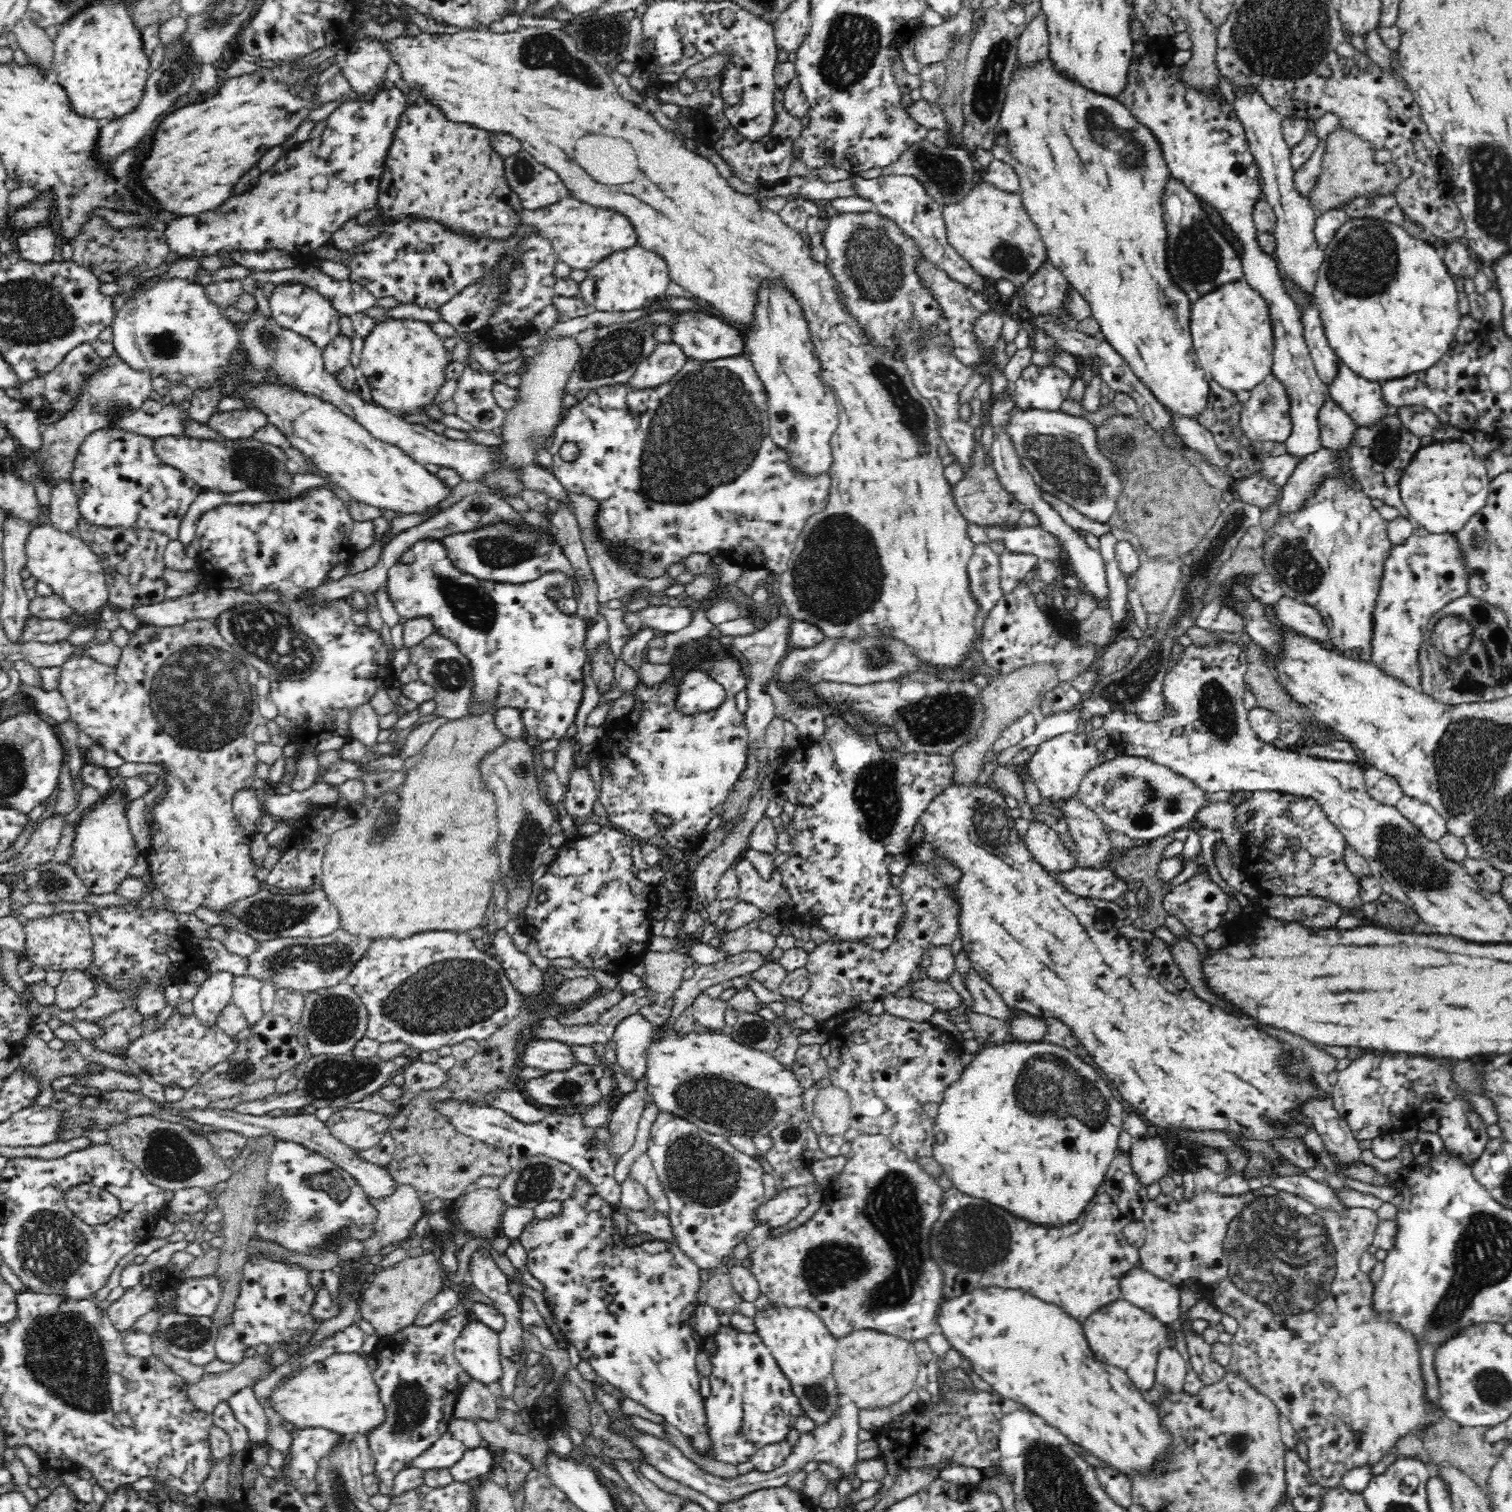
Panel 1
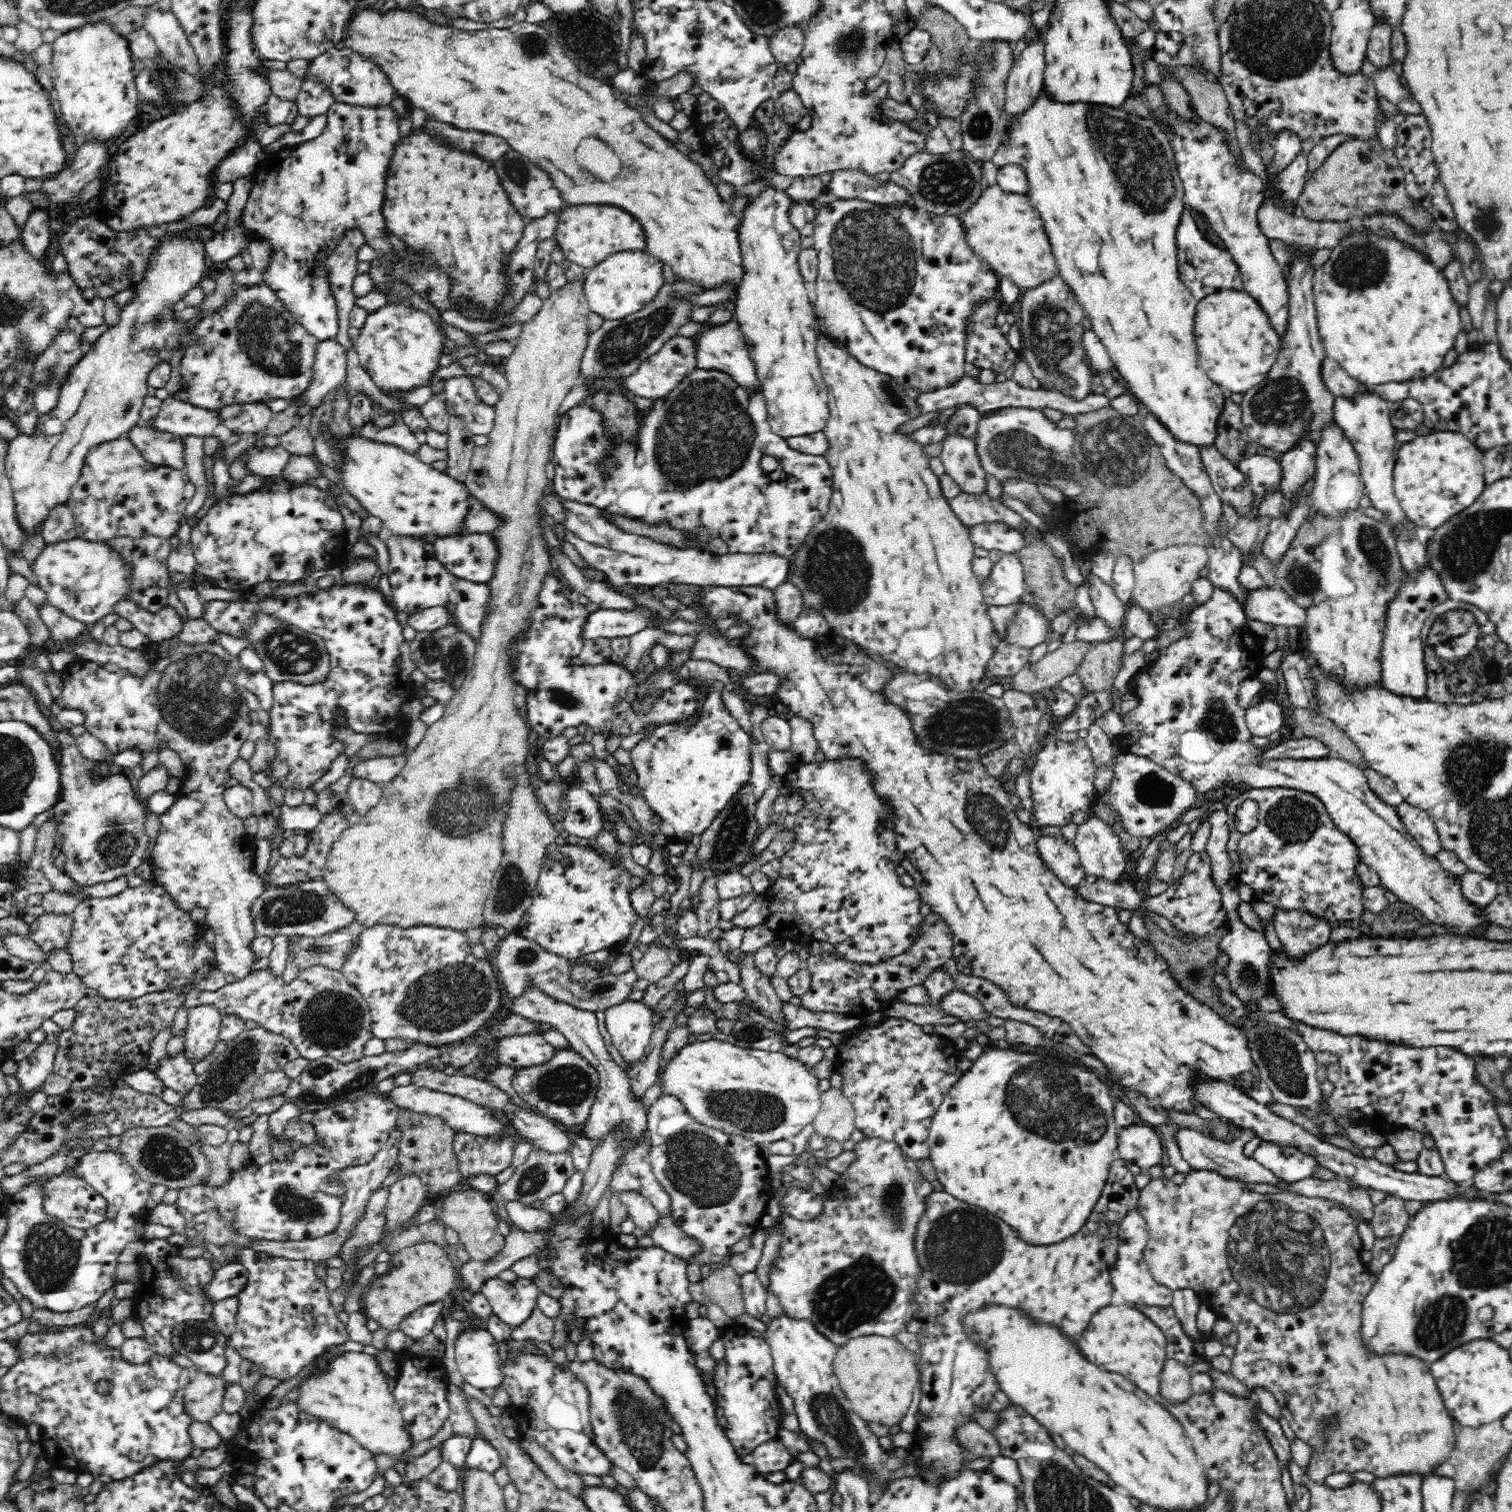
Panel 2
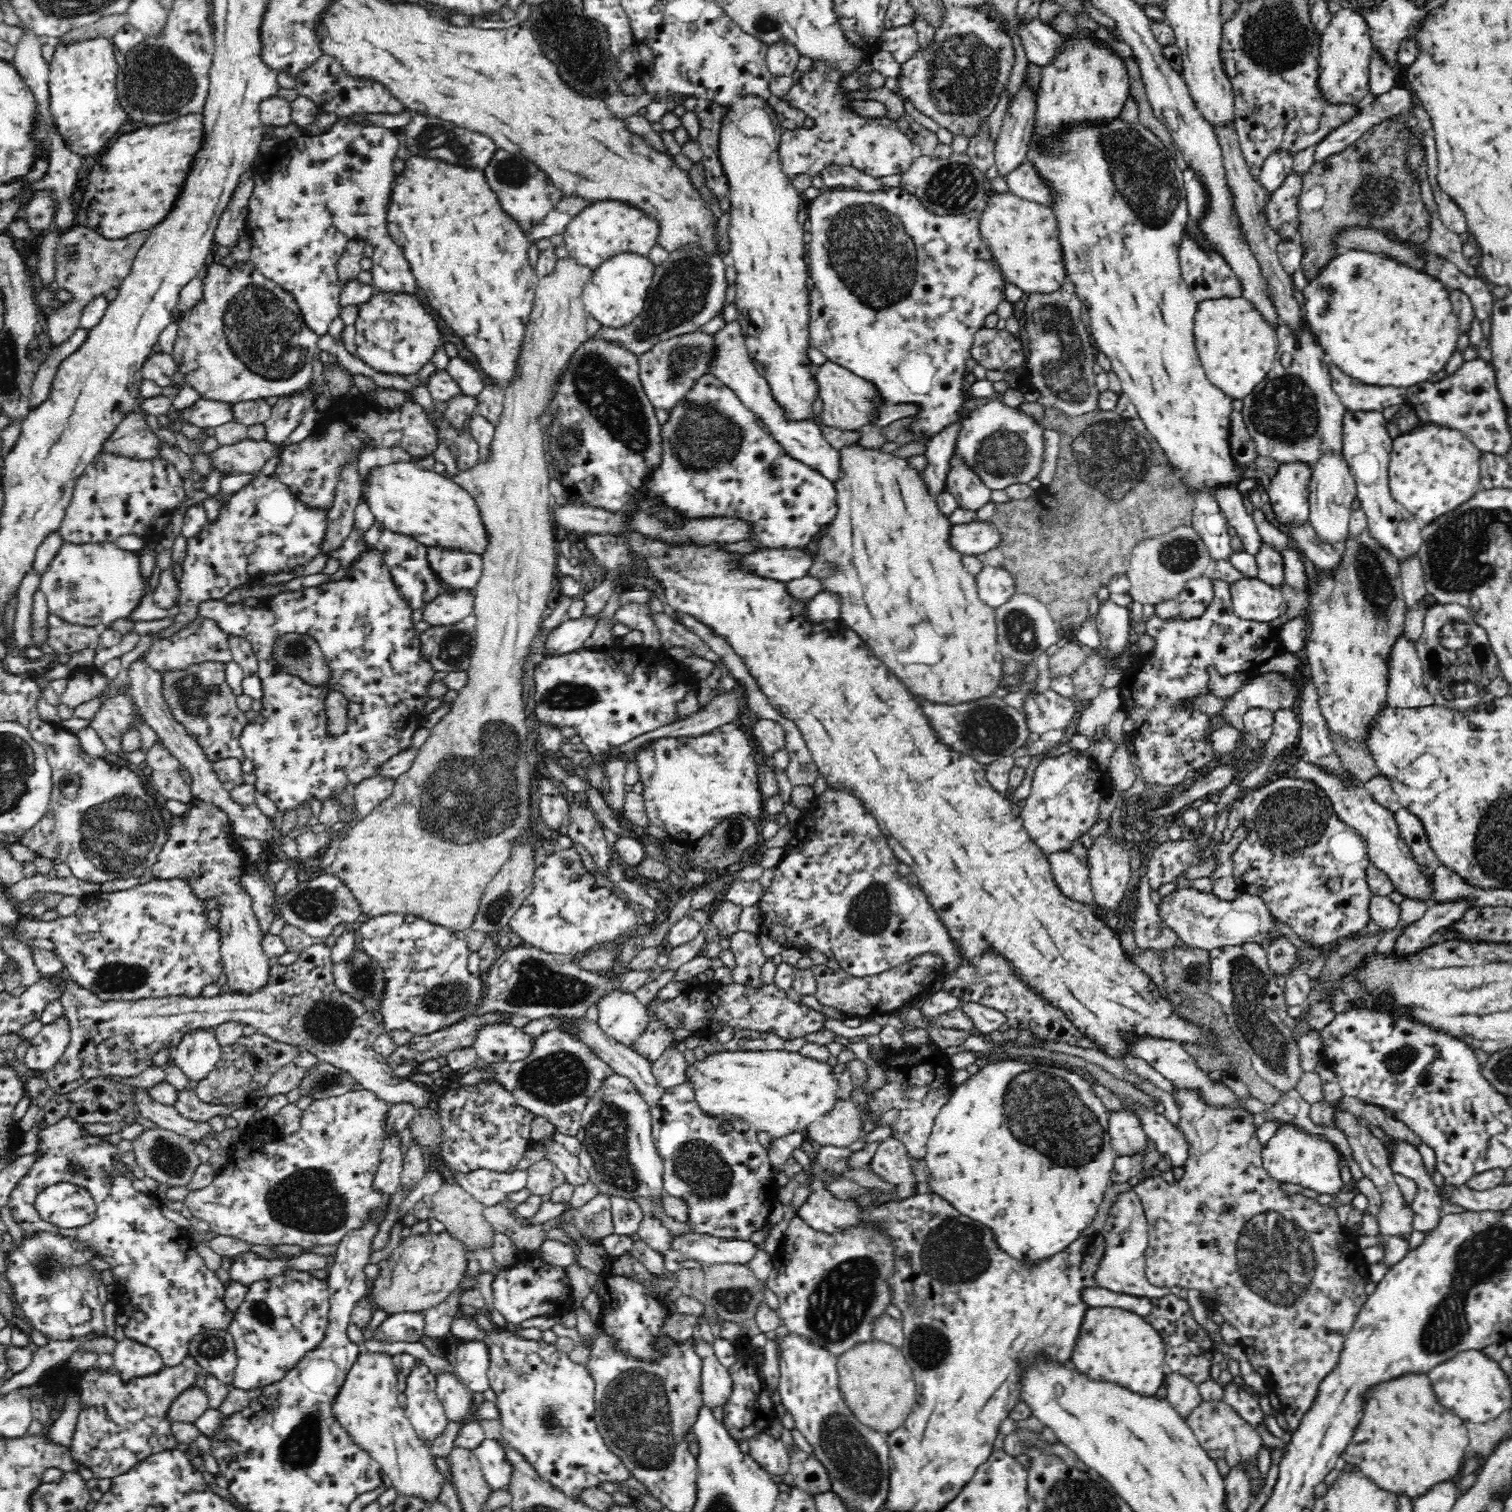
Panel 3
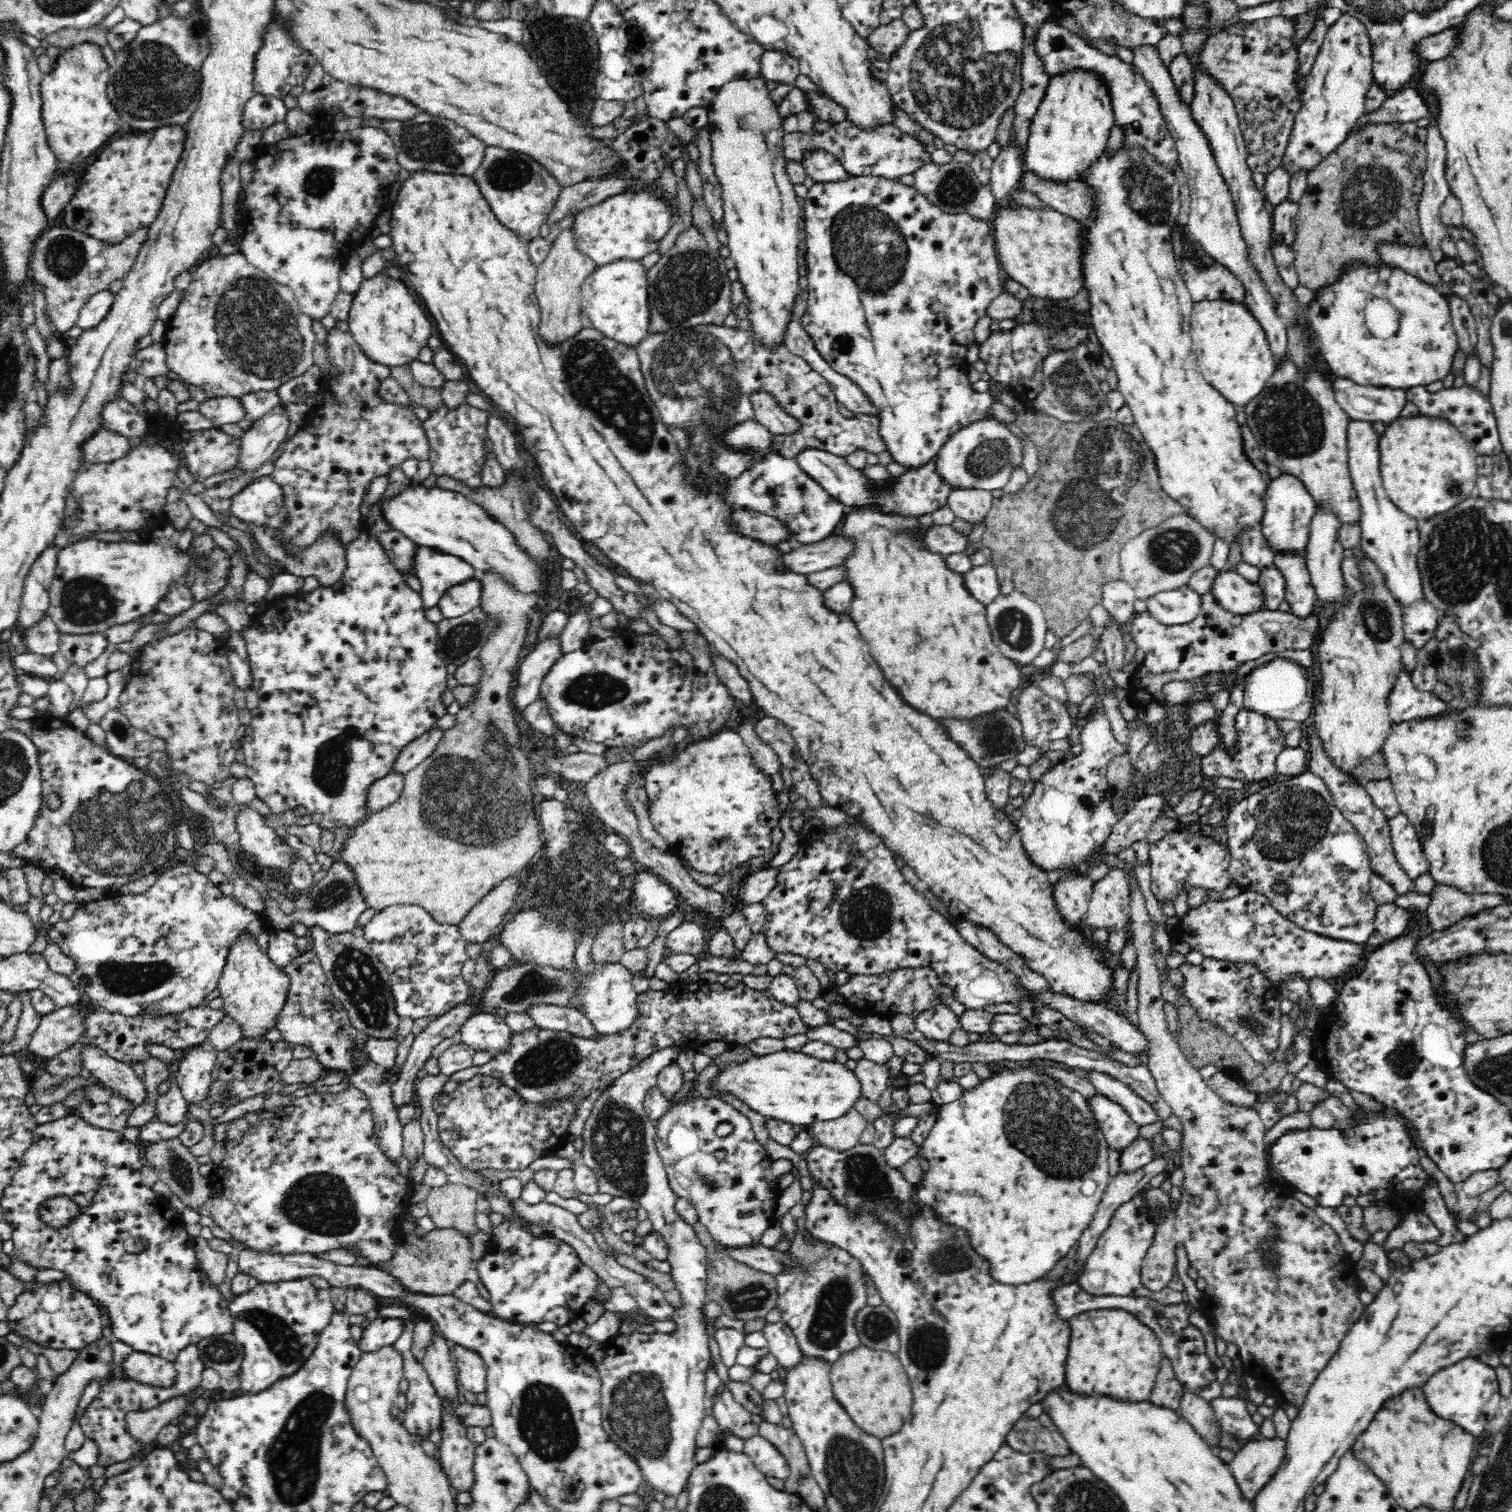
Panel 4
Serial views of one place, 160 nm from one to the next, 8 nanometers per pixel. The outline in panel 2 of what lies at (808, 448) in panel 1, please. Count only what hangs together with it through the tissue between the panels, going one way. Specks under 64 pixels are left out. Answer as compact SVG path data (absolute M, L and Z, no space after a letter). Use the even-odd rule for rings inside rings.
M773 187L750 198L740 228L744 276L731 309L755 366L771 431L785 441L823 432L830 420L829 394L816 354L817 321L799 271L800 233L789 220L791 198Z

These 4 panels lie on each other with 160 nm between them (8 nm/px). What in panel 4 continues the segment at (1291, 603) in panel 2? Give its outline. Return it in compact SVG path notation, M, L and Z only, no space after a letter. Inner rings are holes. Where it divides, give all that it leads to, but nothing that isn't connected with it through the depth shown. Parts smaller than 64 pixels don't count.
M1223 570L1210 591L1216 595L1220 605L1232 614L1244 616L1266 610L1266 593L1262 587L1233 570Z

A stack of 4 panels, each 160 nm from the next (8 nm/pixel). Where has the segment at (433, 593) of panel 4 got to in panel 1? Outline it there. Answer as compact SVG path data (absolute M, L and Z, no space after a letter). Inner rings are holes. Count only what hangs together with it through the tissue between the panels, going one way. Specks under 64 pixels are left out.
M500 520L474 530L444 536L442 540L456 567L483 580L524 584L554 570L566 574L575 583L581 580L579 572L572 565L564 547L557 542L556 536L530 522L511 523Z

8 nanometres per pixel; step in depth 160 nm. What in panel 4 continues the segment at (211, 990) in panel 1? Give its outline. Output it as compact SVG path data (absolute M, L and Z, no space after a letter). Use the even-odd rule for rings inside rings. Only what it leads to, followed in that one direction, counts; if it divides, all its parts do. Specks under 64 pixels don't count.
M208 1041L190 1046L178 1059L175 1073L177 1084L186 1101L205 1104L211 1083L211 1074L217 1063L219 1051Z

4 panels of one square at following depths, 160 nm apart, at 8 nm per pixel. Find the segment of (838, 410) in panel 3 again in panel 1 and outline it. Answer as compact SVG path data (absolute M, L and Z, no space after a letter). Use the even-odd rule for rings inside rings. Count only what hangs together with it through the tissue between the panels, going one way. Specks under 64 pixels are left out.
M538 27L518 28L518 30L499 34L492 31L483 32L480 30L463 31L457 34L431 35L422 32L414 37L400 36L389 40L389 50L393 57L394 63L398 64L402 79L415 89L422 90L426 100L432 104L442 106L444 113L454 122L468 122L474 124L476 128L484 130L494 130L494 132L510 132L514 134L524 148L536 156L544 166L556 170L562 181L568 186L570 192L574 192L574 198L584 200L592 206L598 208L612 208L626 218L630 218L636 234L638 234L638 245L656 250L656 253L666 259L669 275L675 284L680 284L692 298L702 298L712 310L716 310L727 324L736 324L750 328L756 322L756 306L760 303L760 292L763 292L764 286L781 285L786 293L796 299L797 305L801 308L805 322L811 336L812 344L815 346L815 356L818 357L821 366L821 377L824 384L829 386L832 391L836 404L839 406L839 426L836 428L835 436L832 438L832 455L834 455L834 464L828 475L831 478L831 490L828 498L827 509L819 514L811 516L807 526L802 530L799 540L796 542L791 560L788 562L787 571L780 574L778 578L778 596L783 602L783 613L791 620L809 622L812 626L820 628L820 631L830 638L858 638L861 635L875 635L876 632L893 632L894 636L906 642L915 650L920 658L924 661L930 661L937 665L960 665L967 662L967 649L972 646L974 635L973 618L977 611L977 604L974 602L969 591L969 580L967 572L967 563L974 554L975 544L970 541L967 526L968 522L963 518L960 510L955 504L953 496L953 486L944 475L944 464L940 461L938 455L938 446L940 446L941 434L938 430L938 417L932 408L930 401L920 394L916 385L912 382L912 375L907 369L903 358L896 357L896 354L888 353L884 346L874 342L872 334L868 334L867 327L864 326L858 315L848 309L848 303L845 302L845 295L840 289L839 283L836 282L831 270L828 269L827 263L822 264L822 260L814 260L810 255L812 246L803 232L796 232L788 224L782 222L778 213L774 213L768 208L764 208L760 200L754 194L740 193L730 186L726 178L722 178L718 173L718 168L712 162L702 157L699 153L692 152L685 148L678 136L670 130L663 128L654 116L644 108L639 109L632 102L624 100L622 94L618 92L616 84L610 78L610 72L602 66L592 54L579 47L577 41L562 29L546 30ZM586 134L606 134L606 136L622 136L626 138L638 158L640 158L640 176L636 182L624 184L624 186L602 186L600 182L594 182L594 178L576 164L574 152L576 152L576 140L586 136Z

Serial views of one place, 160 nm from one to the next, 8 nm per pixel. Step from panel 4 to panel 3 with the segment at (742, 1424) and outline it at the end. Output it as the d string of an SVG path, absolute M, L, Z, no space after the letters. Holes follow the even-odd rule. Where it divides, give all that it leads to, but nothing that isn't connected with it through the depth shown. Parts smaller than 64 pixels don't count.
M690 1338L691 1348L701 1360L700 1386L704 1405L710 1408L720 1406L727 1401L731 1380L727 1368L720 1363L714 1347L704 1338Z

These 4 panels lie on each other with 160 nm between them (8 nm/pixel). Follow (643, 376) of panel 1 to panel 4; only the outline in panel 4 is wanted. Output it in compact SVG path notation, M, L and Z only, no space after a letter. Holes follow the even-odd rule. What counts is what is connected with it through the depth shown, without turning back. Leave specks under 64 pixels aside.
M700 324L698 326L692 326L692 328L674 328L674 330L668 330L664 334L650 334L646 338L642 339L636 346L636 352L641 362L641 371L645 378L645 385L647 386L649 395L652 397L654 404L660 411L662 421L667 426L674 426L682 430L688 429L692 424L696 426L696 422L710 422L712 426L715 426L715 430L720 430L720 425L729 425L733 421L743 421L744 419L754 419L755 414L752 410L752 405L749 401L749 394L756 389L767 390L776 395L779 398L780 405L784 407L792 416L799 418L800 422L803 422L803 429L800 430L799 434L794 434L791 437L774 437L774 446L776 450L780 451L784 457L795 458L795 454L799 453L804 447L816 447L816 449L827 450L830 453L847 457L857 449L866 450L866 452L878 454L887 450L888 443L884 441L883 435L880 434L880 419L874 418L873 416L864 416L863 414L855 414L851 417L845 417L838 411L838 402L835 398L834 391L829 389L829 382L816 370L814 370L801 356L791 353L786 346L780 346L777 350L766 350L759 342L752 336L745 327L734 328L726 327L722 324Z

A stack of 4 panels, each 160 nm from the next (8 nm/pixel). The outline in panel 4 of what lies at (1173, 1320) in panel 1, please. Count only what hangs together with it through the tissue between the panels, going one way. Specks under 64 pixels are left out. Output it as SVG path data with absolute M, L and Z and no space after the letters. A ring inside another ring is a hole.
M1137 1194L1132 1200L1124 1202L1114 1212L1114 1218L1112 1218L1110 1226L1100 1235L1096 1248L1094 1248L1094 1251L1088 1256L1086 1262L1084 1262L1083 1273L1080 1274L1079 1281L1076 1285L1094 1295L1148 1297L1164 1304L1184 1301L1185 1299L1182 1297L1182 1292L1180 1291L1170 1290L1170 1287L1163 1288L1159 1291L1152 1291L1143 1283L1143 1279L1141 1278L1141 1264L1148 1252L1147 1248L1152 1244L1154 1231L1155 1225L1152 1222L1150 1209L1142 1196L1138 1196Z

